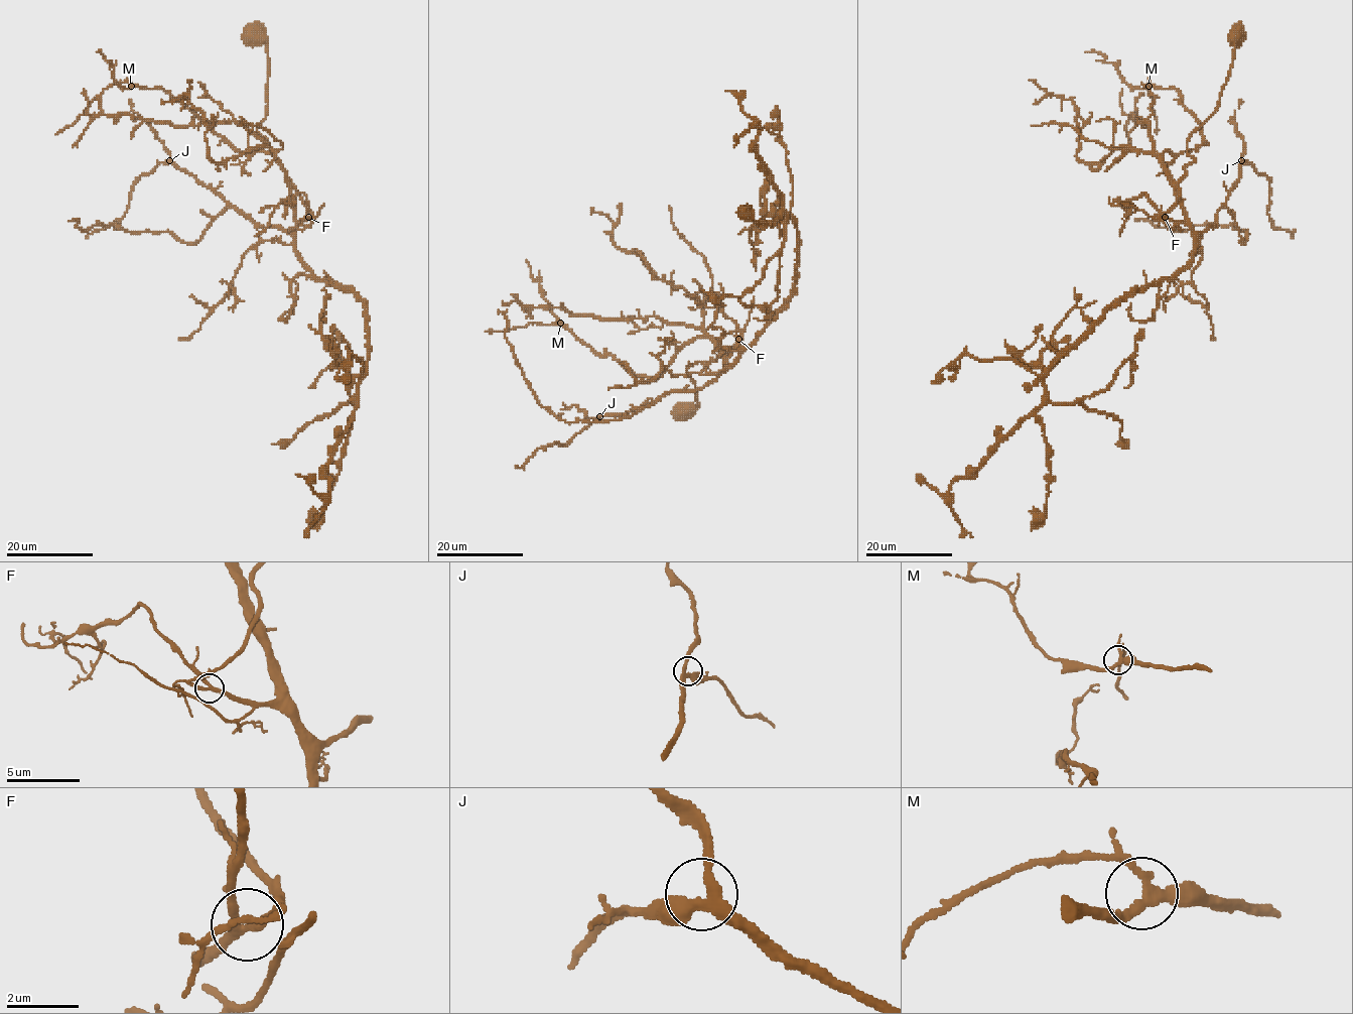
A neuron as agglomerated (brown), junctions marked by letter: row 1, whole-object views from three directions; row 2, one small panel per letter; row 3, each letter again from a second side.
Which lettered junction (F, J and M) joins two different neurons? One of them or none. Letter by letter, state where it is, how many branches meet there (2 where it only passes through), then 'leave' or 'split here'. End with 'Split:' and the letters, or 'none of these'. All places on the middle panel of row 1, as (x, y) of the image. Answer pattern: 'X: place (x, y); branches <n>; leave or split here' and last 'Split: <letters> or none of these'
F: place (738, 339); branches 3; leave
J: place (599, 416); branches 3; leave
M: place (560, 323); branches 3; leave
Split: none of these

